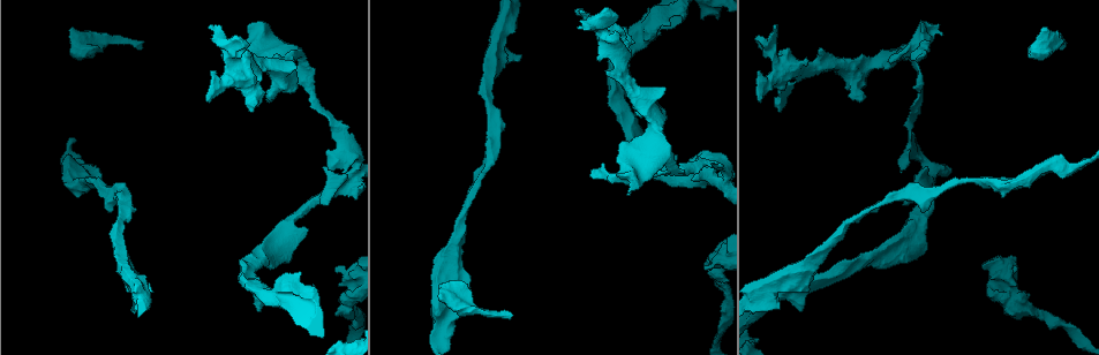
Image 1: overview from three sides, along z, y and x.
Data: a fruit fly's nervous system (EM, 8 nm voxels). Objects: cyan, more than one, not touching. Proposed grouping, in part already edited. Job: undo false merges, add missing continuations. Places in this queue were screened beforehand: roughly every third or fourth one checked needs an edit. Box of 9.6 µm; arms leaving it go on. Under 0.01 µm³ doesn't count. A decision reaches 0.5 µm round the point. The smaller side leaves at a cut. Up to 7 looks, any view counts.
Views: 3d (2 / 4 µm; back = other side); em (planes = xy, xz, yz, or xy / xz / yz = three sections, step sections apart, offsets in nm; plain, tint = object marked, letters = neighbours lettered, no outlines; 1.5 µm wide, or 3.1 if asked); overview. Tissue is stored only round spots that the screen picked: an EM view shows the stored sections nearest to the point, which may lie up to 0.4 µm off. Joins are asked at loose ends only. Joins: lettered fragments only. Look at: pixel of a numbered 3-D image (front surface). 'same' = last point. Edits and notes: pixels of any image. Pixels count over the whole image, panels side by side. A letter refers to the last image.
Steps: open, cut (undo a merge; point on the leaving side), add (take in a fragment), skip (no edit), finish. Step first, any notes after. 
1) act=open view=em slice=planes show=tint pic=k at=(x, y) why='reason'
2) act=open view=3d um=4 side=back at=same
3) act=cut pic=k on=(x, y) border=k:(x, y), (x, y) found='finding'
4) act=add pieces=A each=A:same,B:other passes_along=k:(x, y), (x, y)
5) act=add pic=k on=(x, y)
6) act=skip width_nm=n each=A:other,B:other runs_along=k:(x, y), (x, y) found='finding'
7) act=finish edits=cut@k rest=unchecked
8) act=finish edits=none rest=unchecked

act=open view=3d um=2 pic=1 at=(931, 175) why='sharp bend'

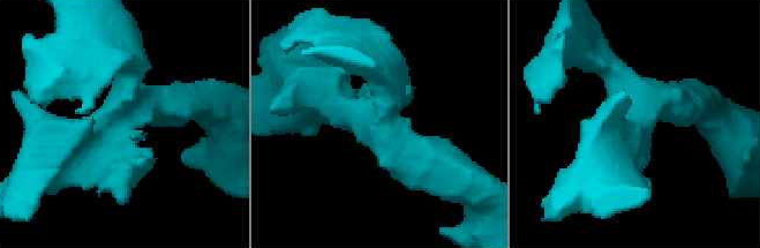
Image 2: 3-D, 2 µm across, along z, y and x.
act=open view=em slice=yz step=4 show=letters pic=2 at=(364, 115) why='now the EM'

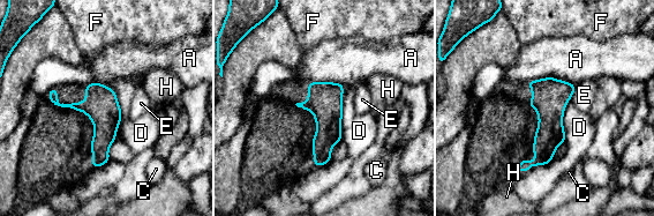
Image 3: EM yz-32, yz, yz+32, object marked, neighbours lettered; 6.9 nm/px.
act=skip width_nm=240 each=A:other,C:other,D:other,E:other,F:other,H:other runs_along=3:(571, 87), (550, 108), (543, 153), (521, 168) found='one neuron here'

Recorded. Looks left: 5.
act=open view=em slice=xz step=4 show=tint pic=1 at=(586, 15) why='sudden change in width'

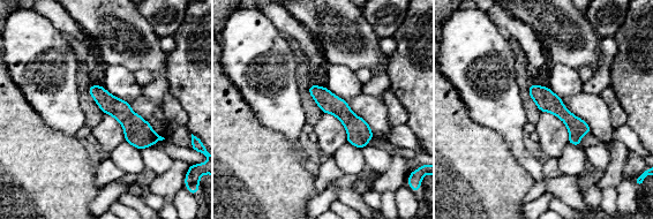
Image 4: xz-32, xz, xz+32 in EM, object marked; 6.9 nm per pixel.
act=open view=em slice=yz step=8 show=tint at=same

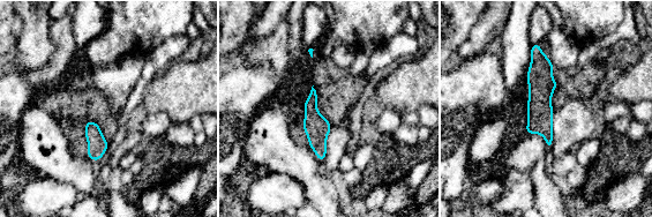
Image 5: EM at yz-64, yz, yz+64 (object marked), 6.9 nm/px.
act=open view=em slice=yz step=8 show=letters at=same why='see the neighbours'

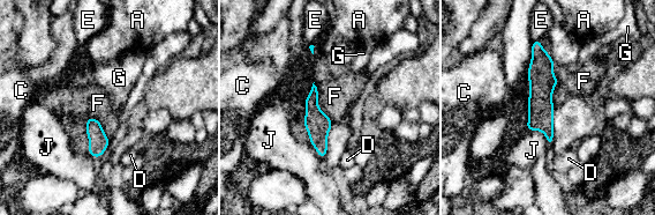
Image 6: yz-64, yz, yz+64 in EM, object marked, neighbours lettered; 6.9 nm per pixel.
act=skip each=A:other,C:other,D:other,E:other,F:other,G:other,J:other border=6:(315, 86), (318, 108), (332, 123) found='one neuron here'

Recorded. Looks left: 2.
act=open view=em slice=planes show=letters pic=1 at=(1065, 44)

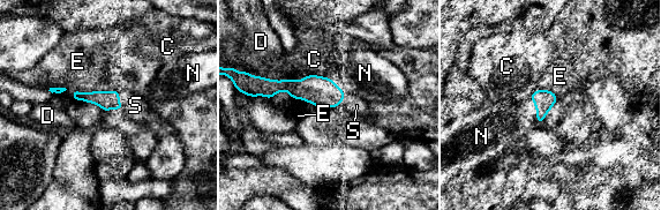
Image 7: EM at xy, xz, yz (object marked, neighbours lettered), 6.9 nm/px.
act=add pic=7 on=(135, 105) each=C:other,D:other,E:other,N:other,S:same found='the neuron continues'

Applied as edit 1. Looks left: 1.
act=finish edits=add@7 rest=unchecked

